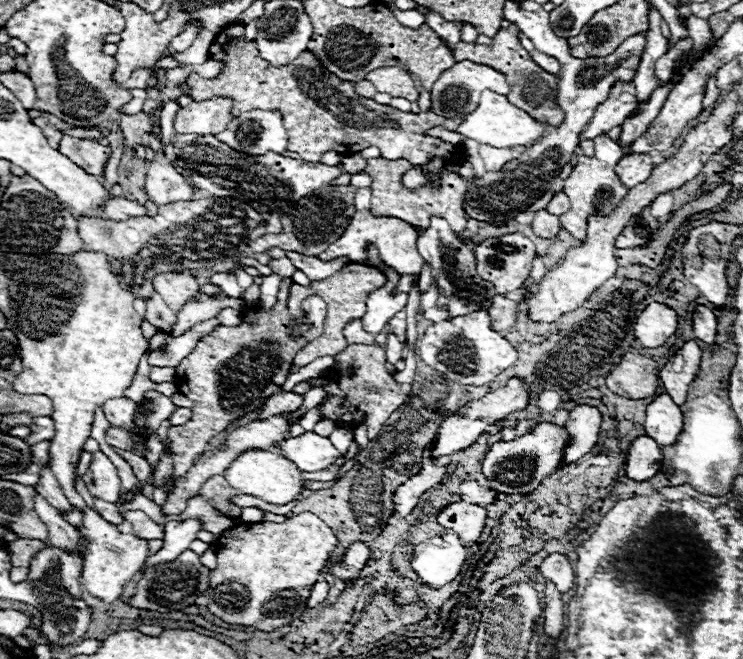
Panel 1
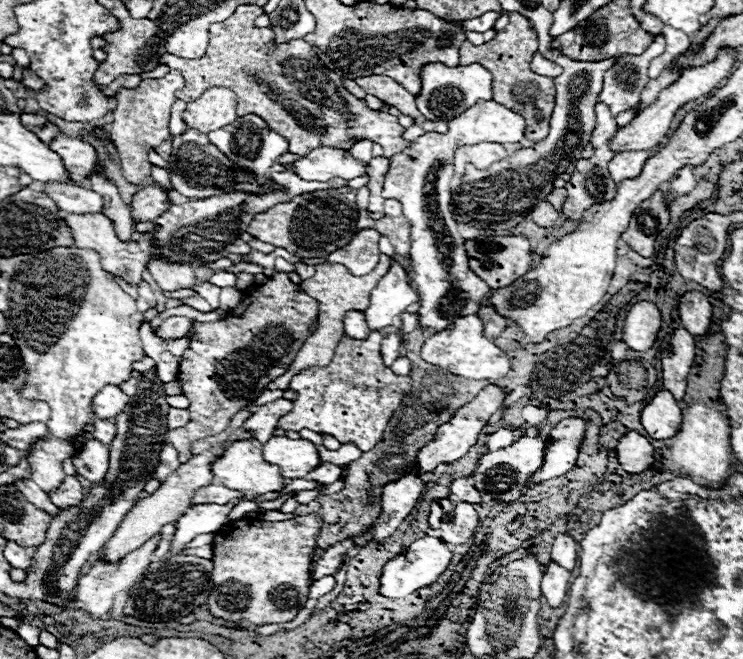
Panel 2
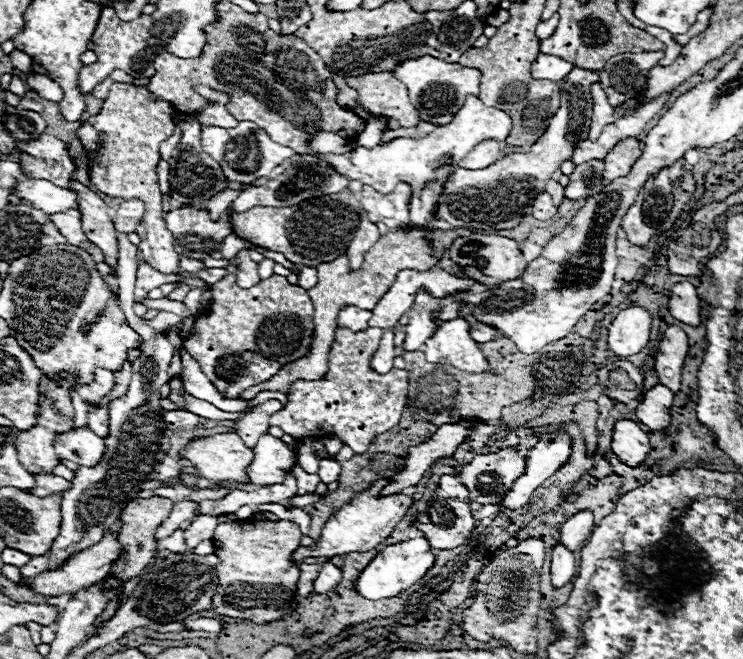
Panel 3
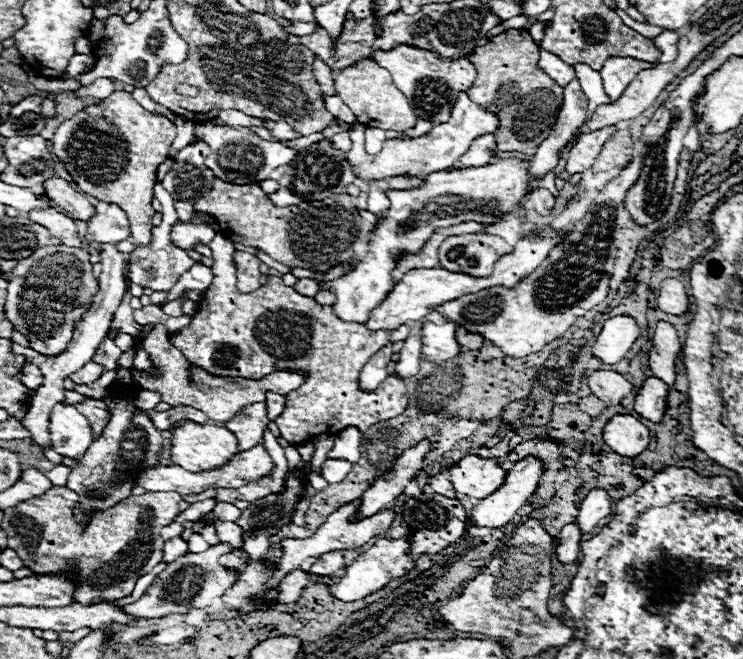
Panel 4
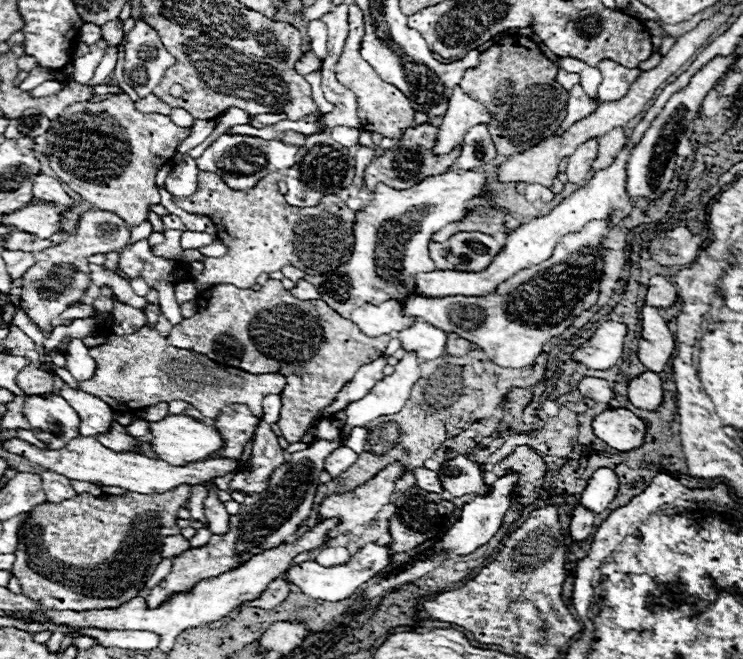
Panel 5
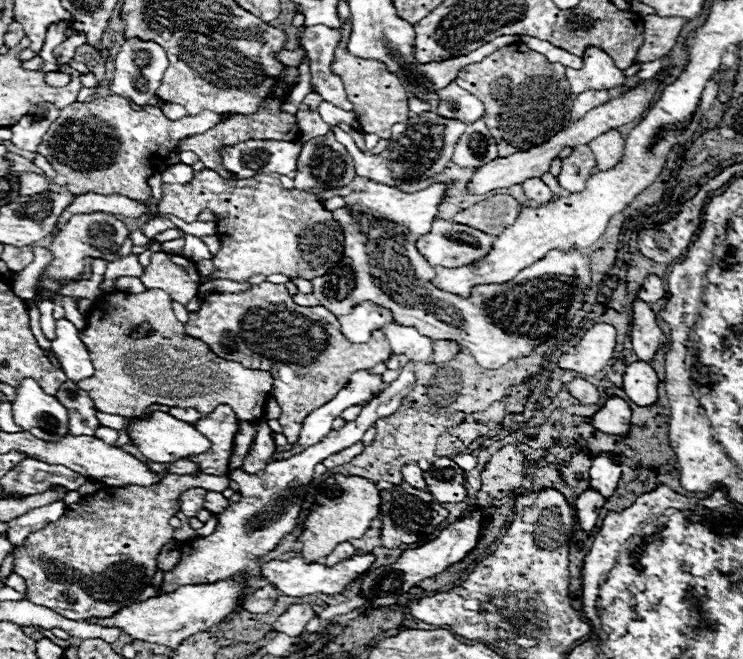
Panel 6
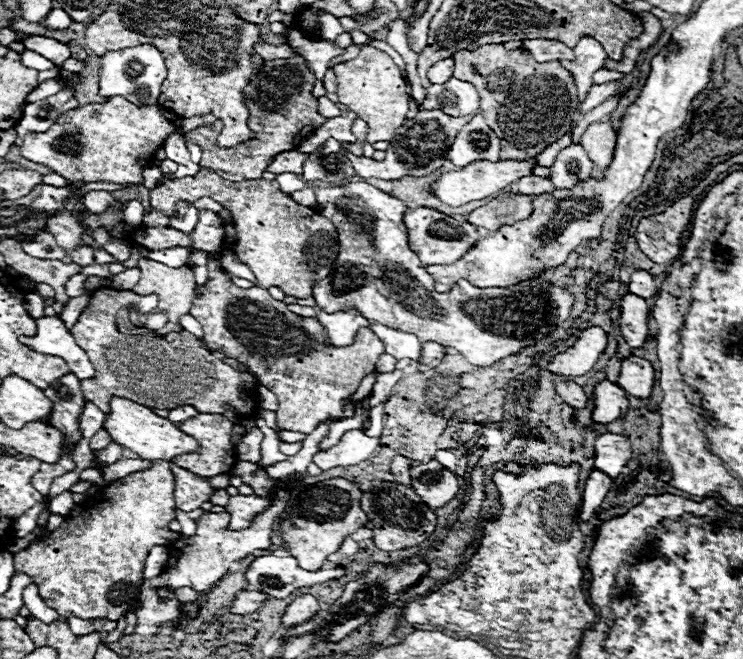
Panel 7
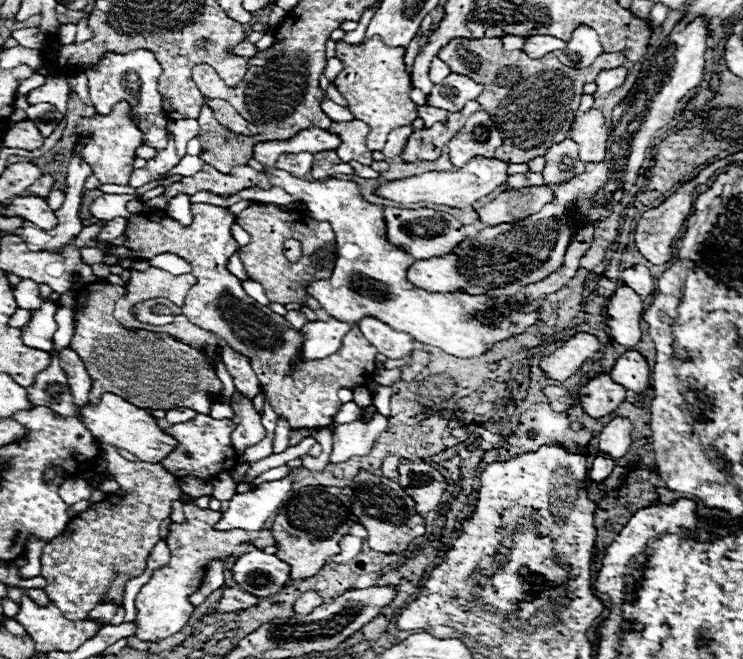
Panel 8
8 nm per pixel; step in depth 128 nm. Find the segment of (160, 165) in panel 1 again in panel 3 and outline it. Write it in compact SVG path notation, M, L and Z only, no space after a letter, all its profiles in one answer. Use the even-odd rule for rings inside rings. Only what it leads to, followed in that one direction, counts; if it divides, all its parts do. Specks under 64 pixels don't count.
M126 200L120 204L114 216L114 226L118 232L134 232L144 216L146 204L142 200Z

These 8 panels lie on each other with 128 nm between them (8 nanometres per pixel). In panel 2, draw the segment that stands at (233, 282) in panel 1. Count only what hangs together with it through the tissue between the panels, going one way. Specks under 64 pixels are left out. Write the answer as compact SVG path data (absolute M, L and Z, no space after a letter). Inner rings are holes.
M204 282L204 284L198 284L194 290L196 290L202 298L206 298L214 308L218 308L218 294L220 294L222 288L218 288L218 286L210 284L210 282Z

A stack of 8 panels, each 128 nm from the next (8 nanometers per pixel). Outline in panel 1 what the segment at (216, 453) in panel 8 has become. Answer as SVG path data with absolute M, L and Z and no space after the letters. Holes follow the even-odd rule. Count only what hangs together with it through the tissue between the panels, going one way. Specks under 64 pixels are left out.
M278 392L274 396L270 396L260 412L260 418L270 418L270 416L276 416L276 414L282 414L282 412L292 412L292 410L298 410L304 402L304 396L302 394L296 394L296 392Z

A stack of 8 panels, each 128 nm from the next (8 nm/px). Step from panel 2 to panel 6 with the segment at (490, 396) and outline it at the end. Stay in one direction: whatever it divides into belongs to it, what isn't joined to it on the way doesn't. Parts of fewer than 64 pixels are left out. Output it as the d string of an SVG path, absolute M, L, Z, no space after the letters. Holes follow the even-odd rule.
M330 476L322 488L318 490L316 504L310 508L310 514L304 522L304 532L298 538L302 544L302 558L308 562L318 562L320 558L328 556L336 544L342 540L360 538L368 528L370 522L380 512L380 490L376 482L366 478L346 478L346 476Z

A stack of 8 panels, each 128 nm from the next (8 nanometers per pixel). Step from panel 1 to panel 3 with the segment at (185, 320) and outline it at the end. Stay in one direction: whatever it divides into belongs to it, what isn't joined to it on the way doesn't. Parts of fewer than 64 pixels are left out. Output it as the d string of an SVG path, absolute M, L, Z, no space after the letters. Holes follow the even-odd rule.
M118 232L118 284L120 284L120 300L122 310L126 314L128 324L134 328L134 332L142 336L142 358L138 358L132 364L132 384L128 392L120 398L114 398L108 402L110 412L110 434L106 438L106 454L104 460L100 460L100 466L96 468L80 468L76 472L76 478L72 480L72 488L64 492L60 508L62 508L62 524L56 540L52 542L50 550L44 556L32 558L32 564L26 564L20 572L22 578L32 580L38 574L46 570L56 570L64 562L68 562L70 556L76 552L82 552L94 544L98 544L104 534L120 522L120 514L124 512L126 504L132 502L140 490L144 490L144 484L148 480L158 478L158 468L164 460L164 456L170 450L170 438L164 428L162 414L166 412L160 402L160 386L166 384L168 378L168 366L174 356L174 346L166 340L166 328L176 326L182 322L180 316L172 312L160 311L152 320L140 320L132 310L134 294L134 280L136 280L136 246L128 240L128 234Z

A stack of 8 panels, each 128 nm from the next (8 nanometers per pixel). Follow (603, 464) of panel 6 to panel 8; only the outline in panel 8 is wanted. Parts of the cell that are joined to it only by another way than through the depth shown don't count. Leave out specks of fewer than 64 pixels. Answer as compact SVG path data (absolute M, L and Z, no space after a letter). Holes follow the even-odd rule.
M614 418L608 426L604 426L604 430L600 432L600 442L598 442L598 450L608 454L614 462L618 462L622 456L626 456L626 452L630 450L630 432L632 432L632 424L624 418Z

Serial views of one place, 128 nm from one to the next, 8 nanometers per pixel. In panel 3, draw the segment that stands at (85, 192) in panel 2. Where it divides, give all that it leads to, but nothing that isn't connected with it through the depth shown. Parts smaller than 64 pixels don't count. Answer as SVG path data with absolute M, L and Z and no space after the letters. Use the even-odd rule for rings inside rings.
M28 180L28 182L18 182L16 192L20 194L22 200L32 202L36 208L44 210L46 214L54 214L54 212L68 212L72 208L78 208L78 194L68 190L68 188L60 188L54 186L48 180Z

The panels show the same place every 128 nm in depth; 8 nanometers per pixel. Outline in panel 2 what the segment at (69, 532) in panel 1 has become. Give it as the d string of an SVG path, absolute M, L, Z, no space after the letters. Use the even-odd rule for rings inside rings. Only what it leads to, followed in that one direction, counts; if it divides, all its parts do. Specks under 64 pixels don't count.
M18 480L18 482L14 482L14 486L20 488L20 492L24 492L24 496L26 496L28 502L32 502L36 508L40 508L46 514L50 514L52 518L56 518L58 508L50 502L50 496L38 484L34 484L32 480Z

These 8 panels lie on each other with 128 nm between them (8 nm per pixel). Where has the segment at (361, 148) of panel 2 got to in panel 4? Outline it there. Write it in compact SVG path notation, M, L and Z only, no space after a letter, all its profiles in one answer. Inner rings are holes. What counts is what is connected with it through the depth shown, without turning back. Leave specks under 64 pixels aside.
M368 128L368 130L366 130L366 150L378 152L384 140L386 140L384 130L380 130L380 128Z

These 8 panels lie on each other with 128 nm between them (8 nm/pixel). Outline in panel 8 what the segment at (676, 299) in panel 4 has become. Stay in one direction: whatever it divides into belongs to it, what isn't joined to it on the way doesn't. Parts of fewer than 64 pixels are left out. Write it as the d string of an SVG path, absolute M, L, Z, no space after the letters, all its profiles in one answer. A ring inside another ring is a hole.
M640 264L624 270L622 272L622 282L628 288L636 290L640 296L648 296L648 294L652 294L656 290L654 288L654 276L650 274L650 270L646 266L640 266Z

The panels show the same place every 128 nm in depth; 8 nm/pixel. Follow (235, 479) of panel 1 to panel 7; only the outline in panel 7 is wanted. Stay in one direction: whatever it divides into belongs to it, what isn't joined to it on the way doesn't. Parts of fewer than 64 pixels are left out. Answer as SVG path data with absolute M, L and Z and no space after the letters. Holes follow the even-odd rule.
M122 398L110 400L110 414L106 416L104 428L108 430L108 434L112 436L114 442L122 444L124 448L130 448L132 452L136 452L140 458L146 458L146 460L166 460L166 462L170 462L172 458L176 458L184 452L196 452L200 448L196 438L182 432L168 418L154 414L152 408L146 408L146 406L140 406L136 402L122 400Z

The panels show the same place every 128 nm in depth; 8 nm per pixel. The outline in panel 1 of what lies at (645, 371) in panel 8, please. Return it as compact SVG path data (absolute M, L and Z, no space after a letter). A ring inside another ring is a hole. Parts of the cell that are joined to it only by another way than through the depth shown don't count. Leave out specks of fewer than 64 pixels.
M660 394L646 408L646 436L656 440L656 444L660 446L670 446L678 440L678 434L682 432L682 420L684 416L680 408L670 400L670 396Z

